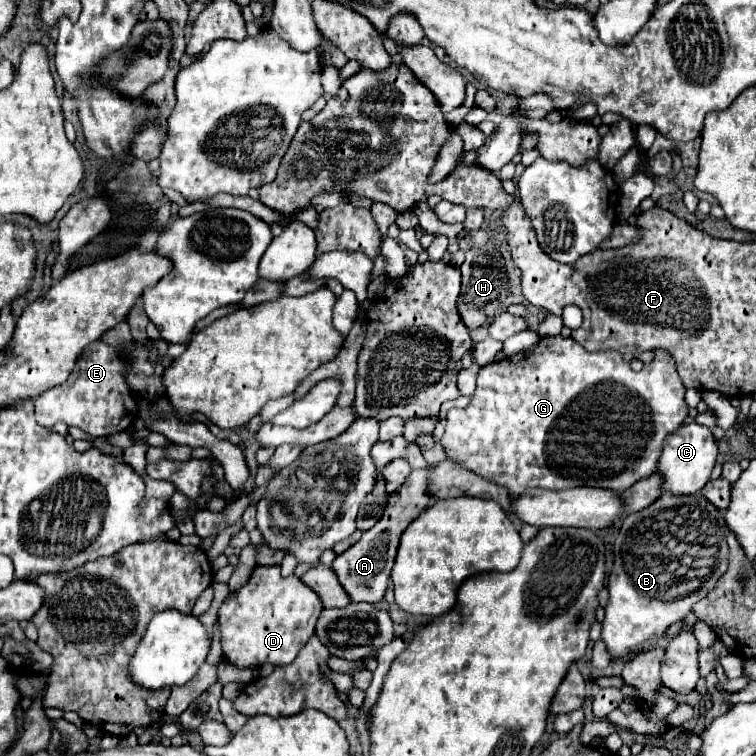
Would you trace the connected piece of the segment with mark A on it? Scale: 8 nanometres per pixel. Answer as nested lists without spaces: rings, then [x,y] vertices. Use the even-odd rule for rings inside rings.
[[[430,466],[414,470],[406,478],[404,486],[400,486],[400,490],[396,490],[388,496],[388,506],[384,508],[382,518],[370,530],[366,530],[362,534],[362,538],[350,550],[336,556],[332,570],[336,572],[340,584],[344,586],[344,590],[348,592],[348,596],[354,602],[376,604],[384,598],[402,532],[410,526],[412,520],[416,520],[432,504],[432,496],[428,492],[428,474],[432,474],[432,470],[434,468],[430,468]]]

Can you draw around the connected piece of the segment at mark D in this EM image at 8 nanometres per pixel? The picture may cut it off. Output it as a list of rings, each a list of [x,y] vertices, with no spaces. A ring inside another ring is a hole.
[[[256,566],[250,580],[244,588],[240,588],[234,596],[228,596],[218,612],[220,624],[222,624],[222,650],[230,664],[236,666],[260,666],[264,662],[270,662],[274,666],[288,664],[296,658],[304,642],[314,636],[316,622],[322,614],[324,606],[320,606],[320,596],[316,596],[314,590],[304,586],[298,576],[282,576],[280,566]]]

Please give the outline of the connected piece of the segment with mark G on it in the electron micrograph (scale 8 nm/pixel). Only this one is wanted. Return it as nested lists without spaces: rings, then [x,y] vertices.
[[[554,336],[554,338],[542,338],[532,350],[524,350],[520,354],[514,354],[510,358],[504,358],[500,362],[492,362],[484,366],[478,374],[476,382],[476,392],[470,398],[470,404],[466,408],[452,408],[446,414],[446,430],[442,436],[442,444],[446,448],[448,458],[460,462],[462,466],[474,470],[476,474],[508,486],[510,494],[522,494],[524,490],[530,488],[544,488],[544,490],[562,490],[562,488],[572,488],[572,486],[598,486],[598,488],[610,488],[610,490],[626,490],[632,484],[636,484],[642,478],[648,478],[656,472],[656,460],[660,458],[660,446],[672,430],[676,430],[686,418],[688,418],[688,406],[684,400],[686,388],[680,382],[680,376],[676,374],[676,366],[670,358],[668,352],[656,350],[656,360],[652,364],[646,364],[640,372],[634,372],[628,362],[618,352],[606,350],[606,352],[588,352],[584,350],[574,338],[564,338],[564,336]]]

